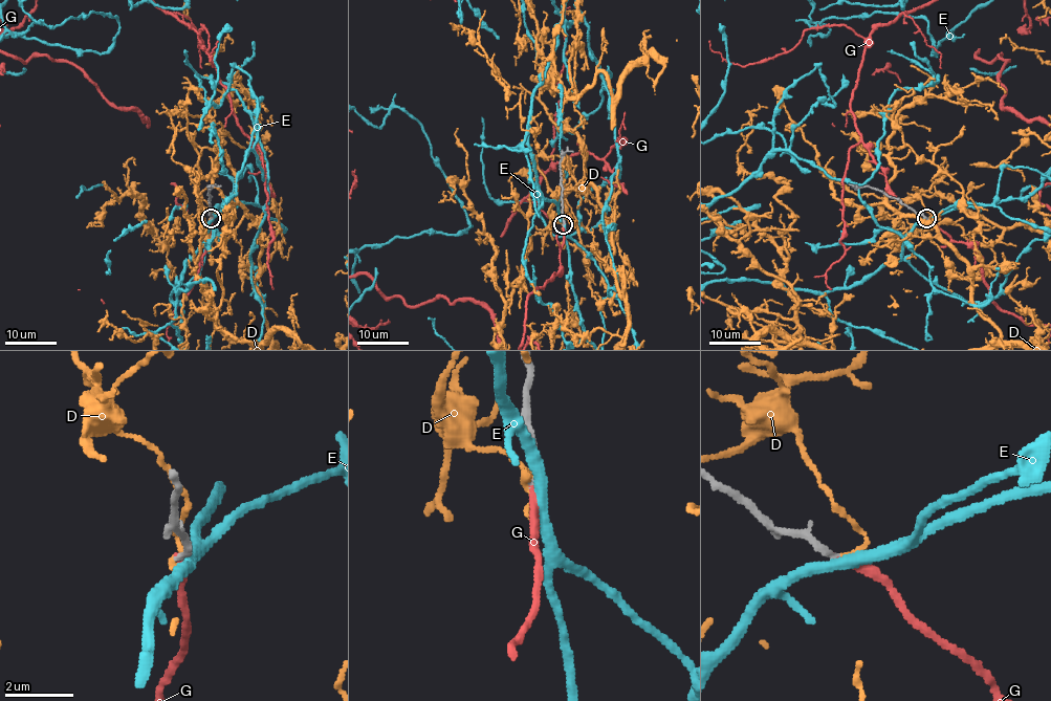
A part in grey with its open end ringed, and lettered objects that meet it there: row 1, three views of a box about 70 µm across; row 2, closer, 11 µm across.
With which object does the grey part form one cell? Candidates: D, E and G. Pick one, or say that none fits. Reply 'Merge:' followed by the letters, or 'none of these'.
Merge: G

